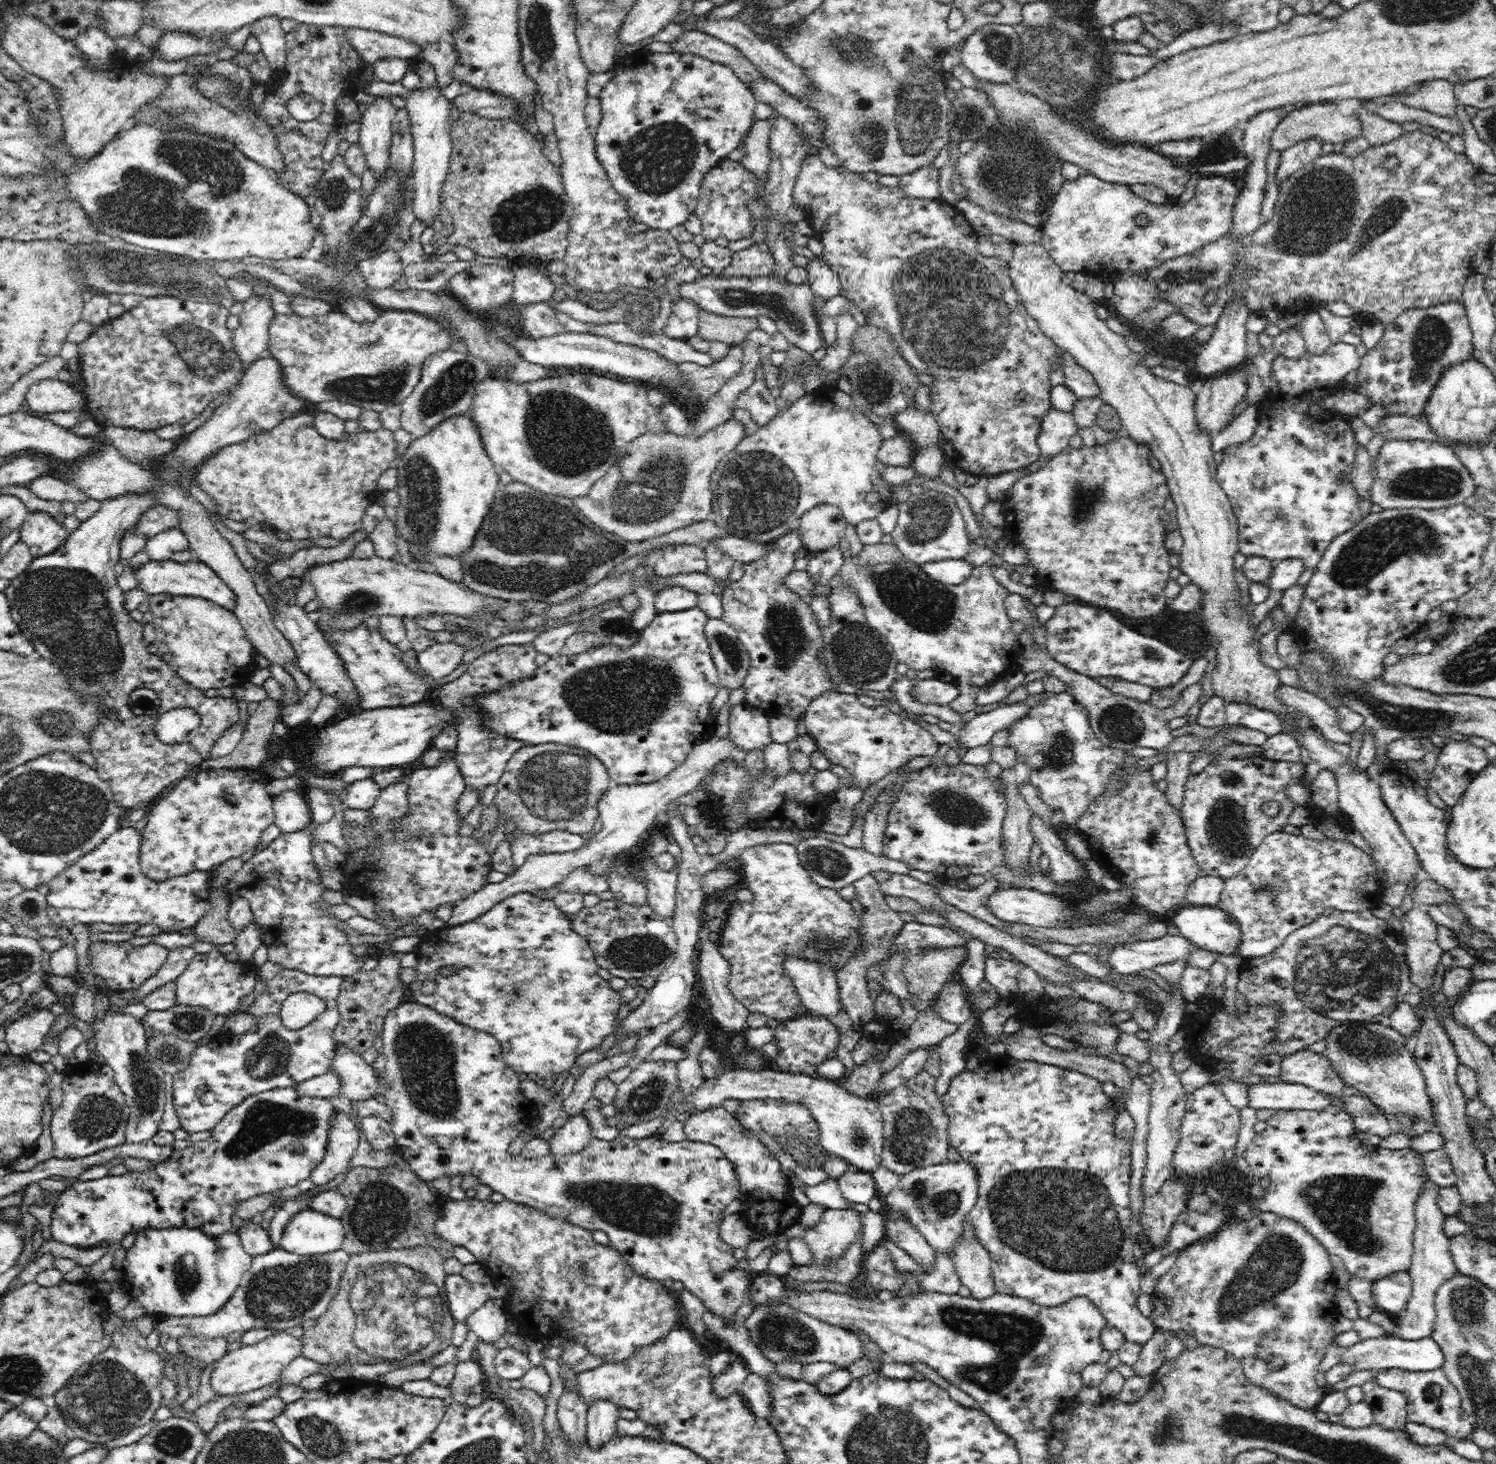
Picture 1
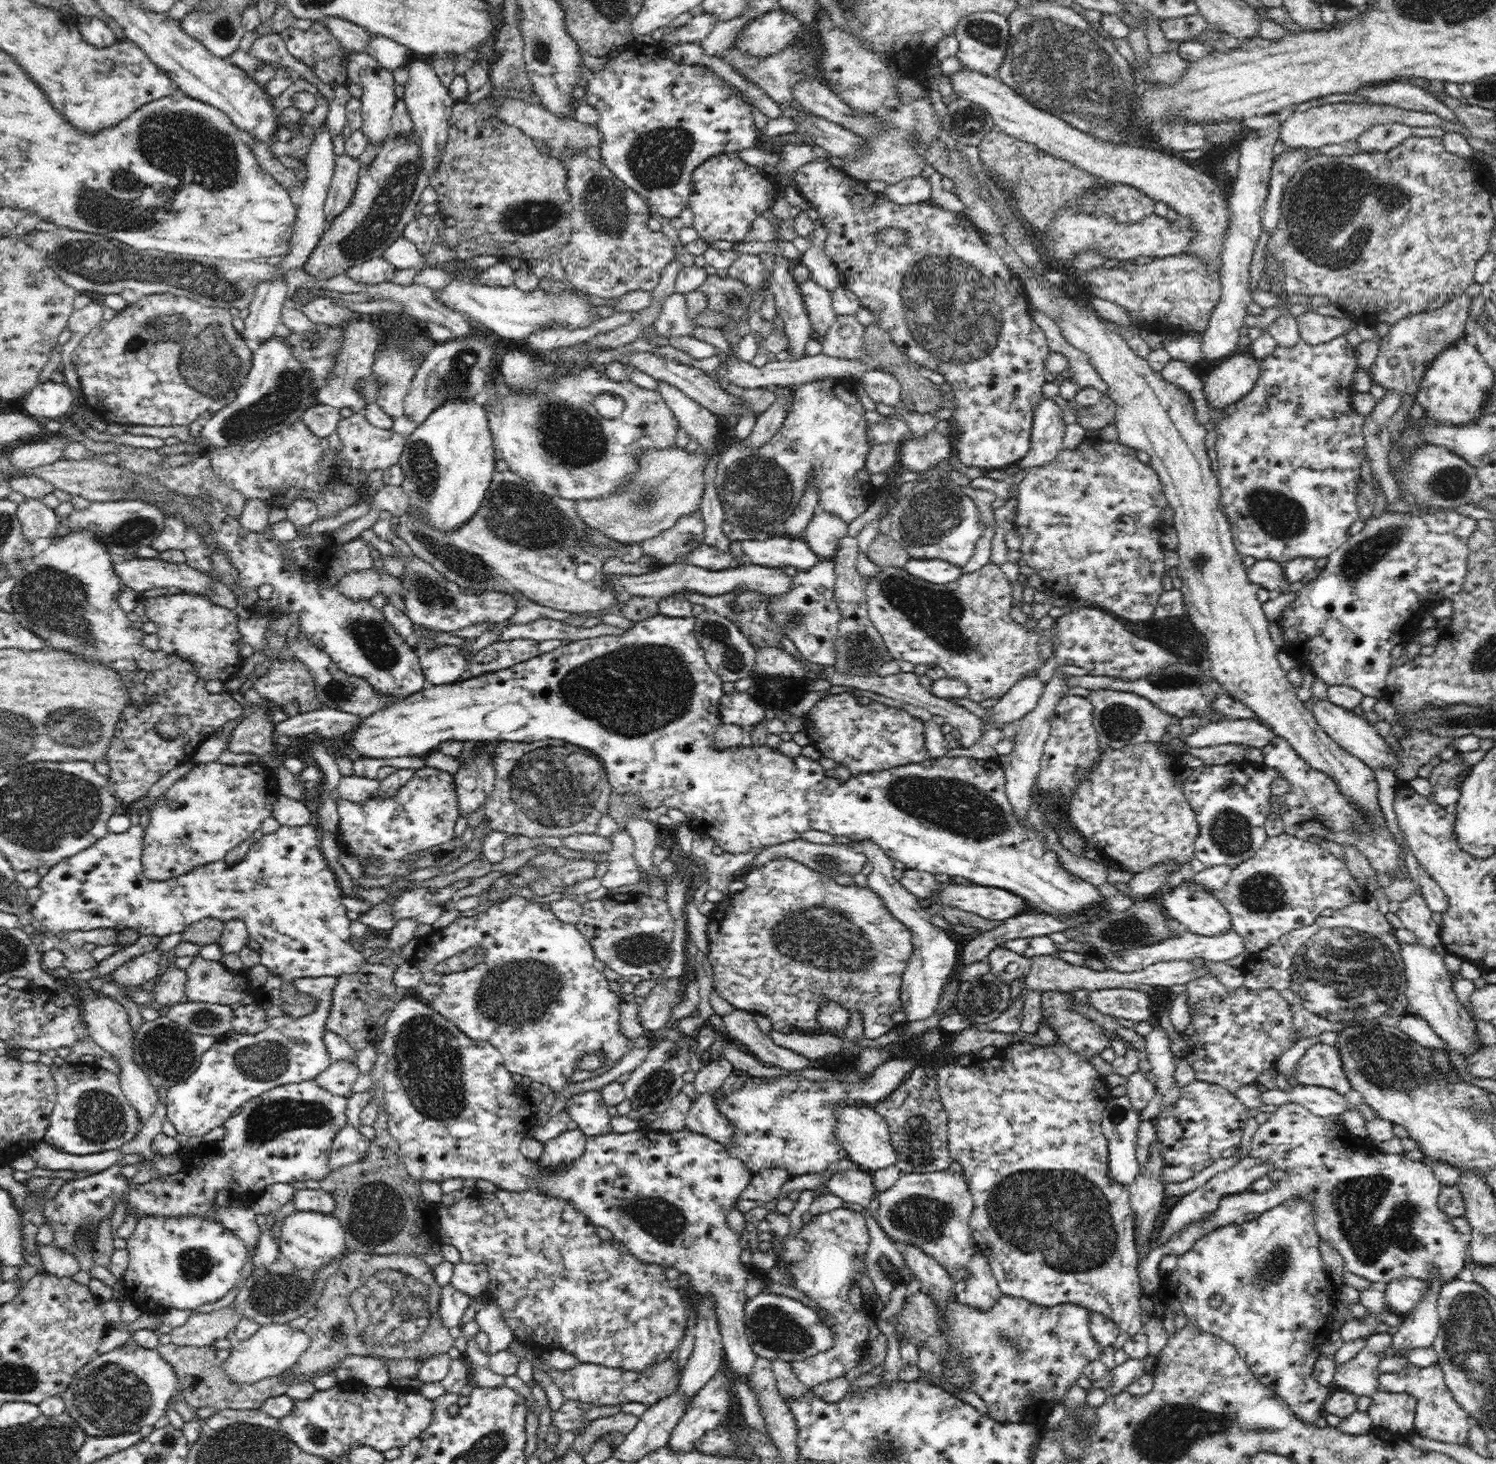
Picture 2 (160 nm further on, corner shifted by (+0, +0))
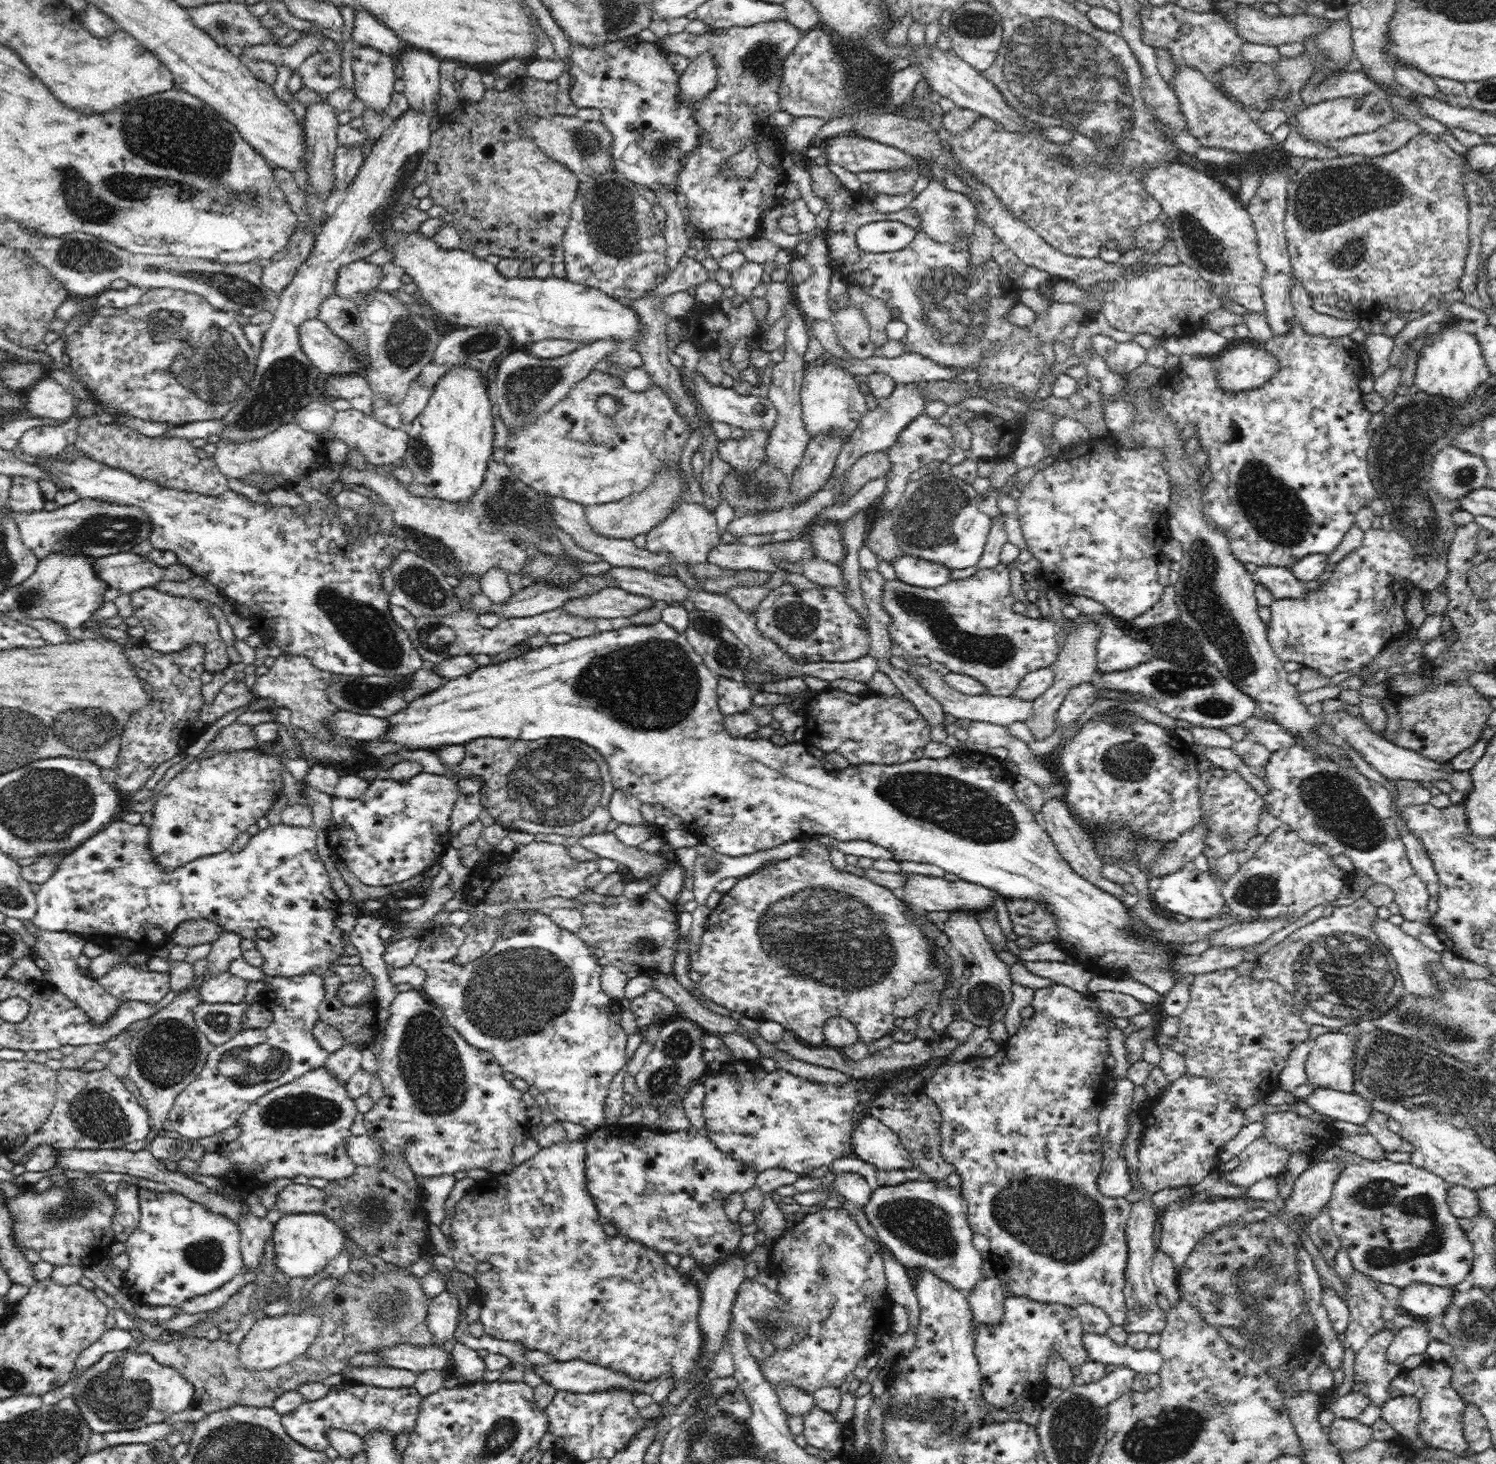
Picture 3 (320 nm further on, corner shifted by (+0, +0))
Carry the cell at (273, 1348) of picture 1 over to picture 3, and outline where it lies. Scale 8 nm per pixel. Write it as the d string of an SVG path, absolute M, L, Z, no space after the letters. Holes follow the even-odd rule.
M309 1299L304 1312L294 1312L279 1317L264 1317L258 1319L238 1346L240 1363L247 1370L262 1372L273 1370L283 1364L295 1361L315 1341L320 1332L320 1313L318 1305L314 1305Z

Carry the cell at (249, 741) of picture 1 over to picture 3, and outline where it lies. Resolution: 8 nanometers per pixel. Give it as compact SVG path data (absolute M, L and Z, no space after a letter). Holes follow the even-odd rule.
M237 720L230 725L221 728L206 750L212 752L229 753L233 750L245 748L258 748L260 744L256 742L253 726L246 722Z

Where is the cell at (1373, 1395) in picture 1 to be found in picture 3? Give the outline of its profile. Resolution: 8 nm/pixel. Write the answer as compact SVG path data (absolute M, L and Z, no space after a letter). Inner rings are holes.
M1412 1396L1391 1398L1381 1408L1381 1420L1392 1426L1398 1436L1416 1443L1419 1438L1420 1402Z

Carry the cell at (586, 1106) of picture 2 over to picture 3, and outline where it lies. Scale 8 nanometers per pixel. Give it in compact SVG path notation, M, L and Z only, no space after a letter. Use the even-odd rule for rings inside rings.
M512 910L511 913L505 913L503 916L503 925L500 924L500 936L493 948L474 962L468 964L457 964L456 956L459 947L465 940L464 931L460 926L451 924L451 926L432 926L429 931L424 932L420 936L420 947L413 964L424 969L426 980L422 984L422 992L429 996L430 1002L434 1002L436 1006L444 1013L444 1017L448 1023L456 1029L458 1034L464 1040L479 1050L487 1050L491 1052L495 1059L499 1062L499 1067L508 1072L512 1072L514 1076L523 1078L529 1086L536 1086L539 1092L547 1098L549 1110L555 1115L557 1120L574 1122L574 1124L582 1124L589 1131L597 1129L607 1124L604 1116L604 1108L606 1104L608 1088L612 1079L618 1074L619 1070L627 1064L626 1061L626 1040L628 1034L624 1032L620 1026L622 1007L620 1000L608 996L601 986L600 977L603 967L598 964L598 958L592 955L590 946L586 945L579 935L558 927L550 920L547 911L538 911L535 914L520 913L518 910Z

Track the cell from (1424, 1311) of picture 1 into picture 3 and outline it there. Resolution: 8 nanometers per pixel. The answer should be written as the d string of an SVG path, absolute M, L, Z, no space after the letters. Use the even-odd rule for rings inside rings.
M1416 1321L1416 1326L1406 1326L1394 1334L1392 1344L1387 1348L1388 1363L1395 1367L1410 1358L1412 1354L1426 1354L1426 1347L1432 1337L1426 1324Z

